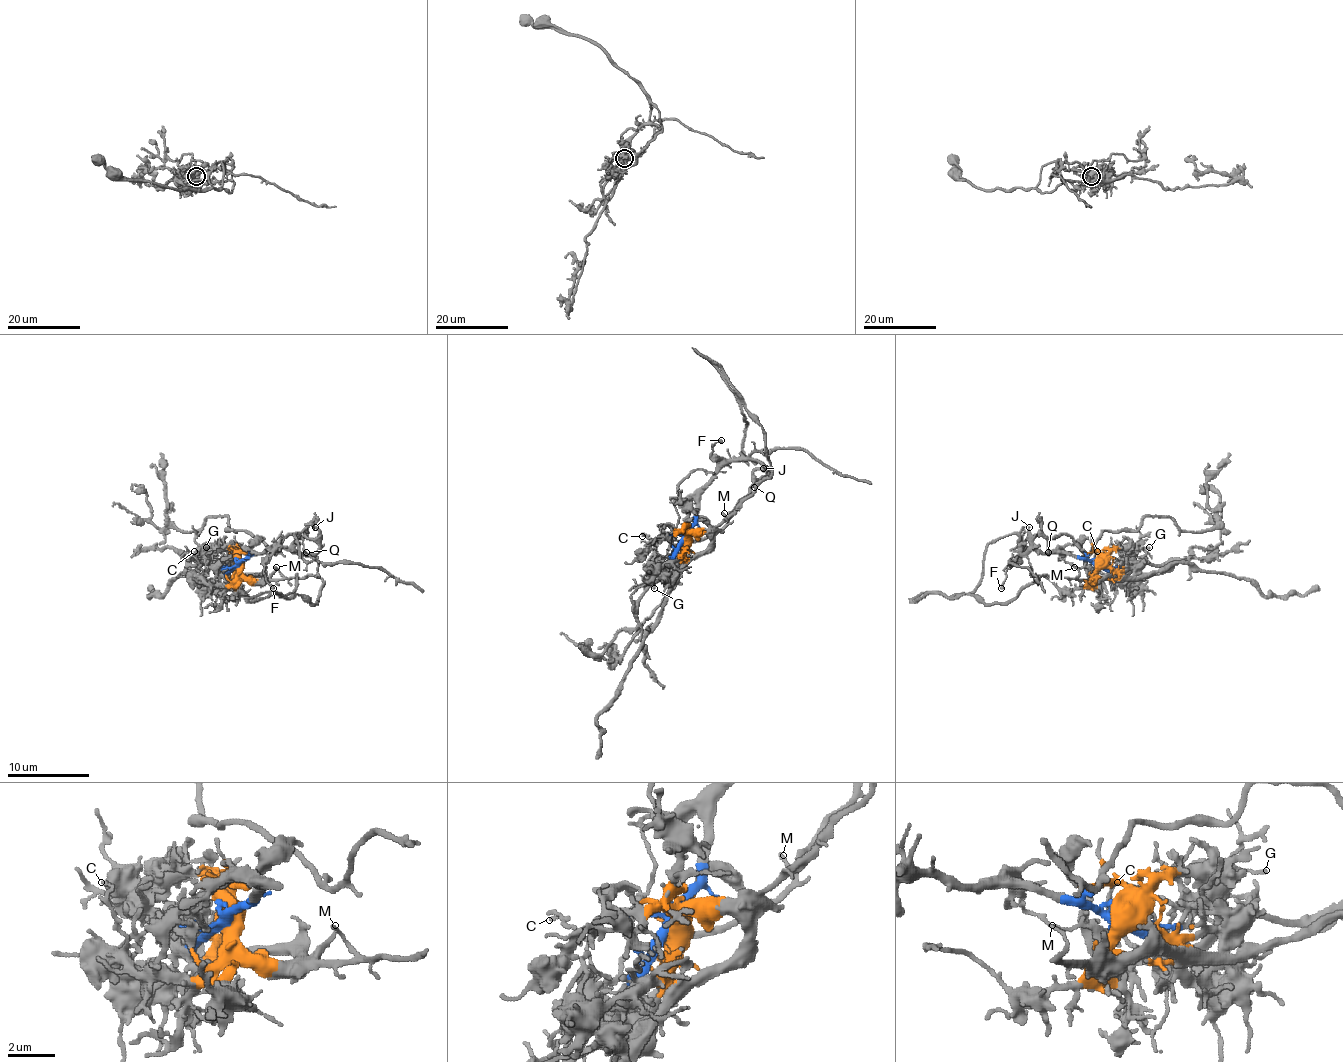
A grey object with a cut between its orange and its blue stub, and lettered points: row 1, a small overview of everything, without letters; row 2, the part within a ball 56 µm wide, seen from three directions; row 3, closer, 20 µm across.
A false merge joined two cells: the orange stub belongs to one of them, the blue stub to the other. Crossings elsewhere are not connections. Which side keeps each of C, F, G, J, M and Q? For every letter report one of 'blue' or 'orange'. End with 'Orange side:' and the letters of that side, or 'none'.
C: orange
F: blue
G: orange
J: blue
M: orange
Q: blue
Orange side: C, G, M

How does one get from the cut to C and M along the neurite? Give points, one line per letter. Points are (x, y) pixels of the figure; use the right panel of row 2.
C: (1098, 565), (1092, 581), (1096, 585), (1105, 577), (1094, 561), (1096, 551)
M: (1098, 565), (1090, 579), (1076, 577), (1078, 571), (1074, 567)

